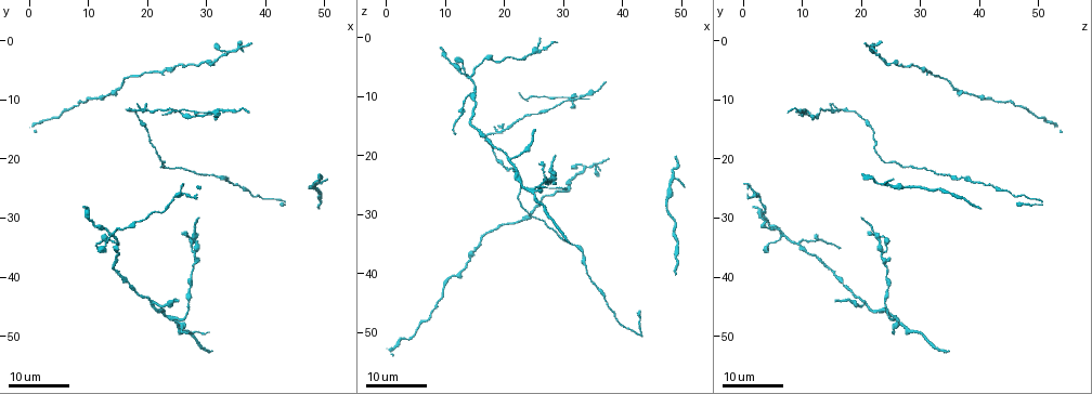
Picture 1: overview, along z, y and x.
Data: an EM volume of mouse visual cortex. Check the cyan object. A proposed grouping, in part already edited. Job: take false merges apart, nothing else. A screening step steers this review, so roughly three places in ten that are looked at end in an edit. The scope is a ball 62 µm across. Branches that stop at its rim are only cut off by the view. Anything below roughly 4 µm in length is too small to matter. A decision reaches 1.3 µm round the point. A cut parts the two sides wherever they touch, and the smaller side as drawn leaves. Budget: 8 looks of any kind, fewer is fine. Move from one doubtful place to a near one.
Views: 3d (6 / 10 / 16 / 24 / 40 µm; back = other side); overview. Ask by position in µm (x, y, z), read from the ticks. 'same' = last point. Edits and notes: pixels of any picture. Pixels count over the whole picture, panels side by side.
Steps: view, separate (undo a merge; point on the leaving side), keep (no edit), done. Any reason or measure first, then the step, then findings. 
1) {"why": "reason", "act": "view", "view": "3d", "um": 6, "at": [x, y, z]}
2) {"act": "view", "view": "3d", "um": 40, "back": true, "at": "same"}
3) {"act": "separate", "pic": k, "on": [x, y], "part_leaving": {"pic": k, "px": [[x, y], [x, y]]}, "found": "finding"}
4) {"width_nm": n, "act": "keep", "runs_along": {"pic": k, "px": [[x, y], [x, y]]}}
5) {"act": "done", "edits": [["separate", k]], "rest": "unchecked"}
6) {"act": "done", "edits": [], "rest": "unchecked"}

{"why": "four arms meet", "act": "view", "view": "3d", "um": 24, "at": [14.5, 32.0, 7.0]}

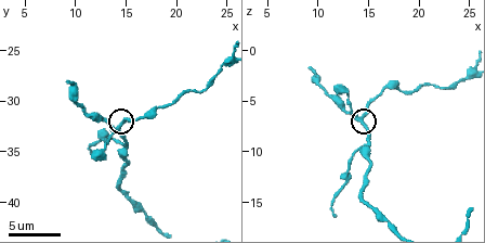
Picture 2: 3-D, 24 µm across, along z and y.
{"act": "view", "view": "3d", "um": 6, "at": [14.4, 32.6, 6.6]}

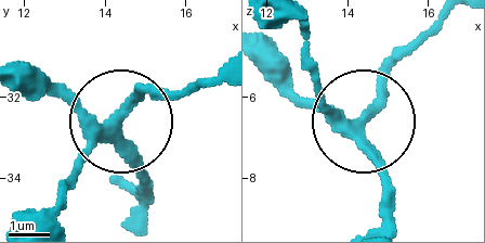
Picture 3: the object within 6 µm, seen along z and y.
{"width_nm": 280, "act": "keep", "found": "one neuron here"}

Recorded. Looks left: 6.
{"act": "view", "view": "3d", "um": 16, "at": [22.0, 5.0, 31.5]}

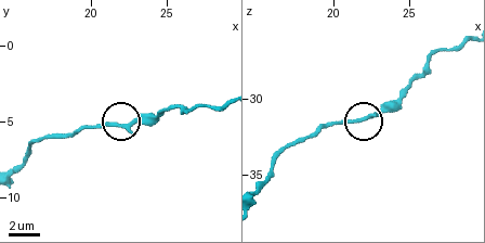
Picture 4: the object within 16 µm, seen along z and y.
{"act": "view", "view": "3d", "um": 6, "at": [22.4, 5.4, 31.0]}

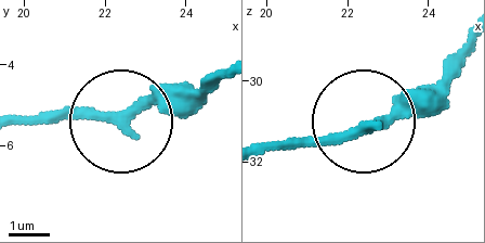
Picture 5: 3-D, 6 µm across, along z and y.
{"act": "keep", "found": "continuous, no second neuron"}

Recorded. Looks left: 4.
{"why": "thin arm on a thick one", "act": "view", "view": "3d", "um": 24, "at": [26.0, 47.0, 25.0]}

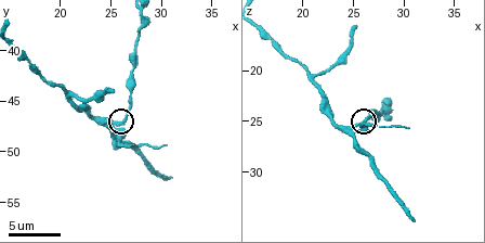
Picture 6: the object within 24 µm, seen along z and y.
{"why": "closer look", "act": "view", "view": "3d", "um": 10, "at": "same"}

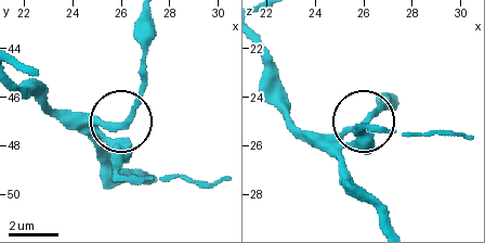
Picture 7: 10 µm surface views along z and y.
{"arms": 3, "act": "keep", "runs_along": {"pic": 7, "px": [[152, 21], [139, 96], [118, 127], [127, 180]]}, "found": "one neuron here"}

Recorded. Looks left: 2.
{"act": "done", "edits": [], "rest": "unchecked"}

